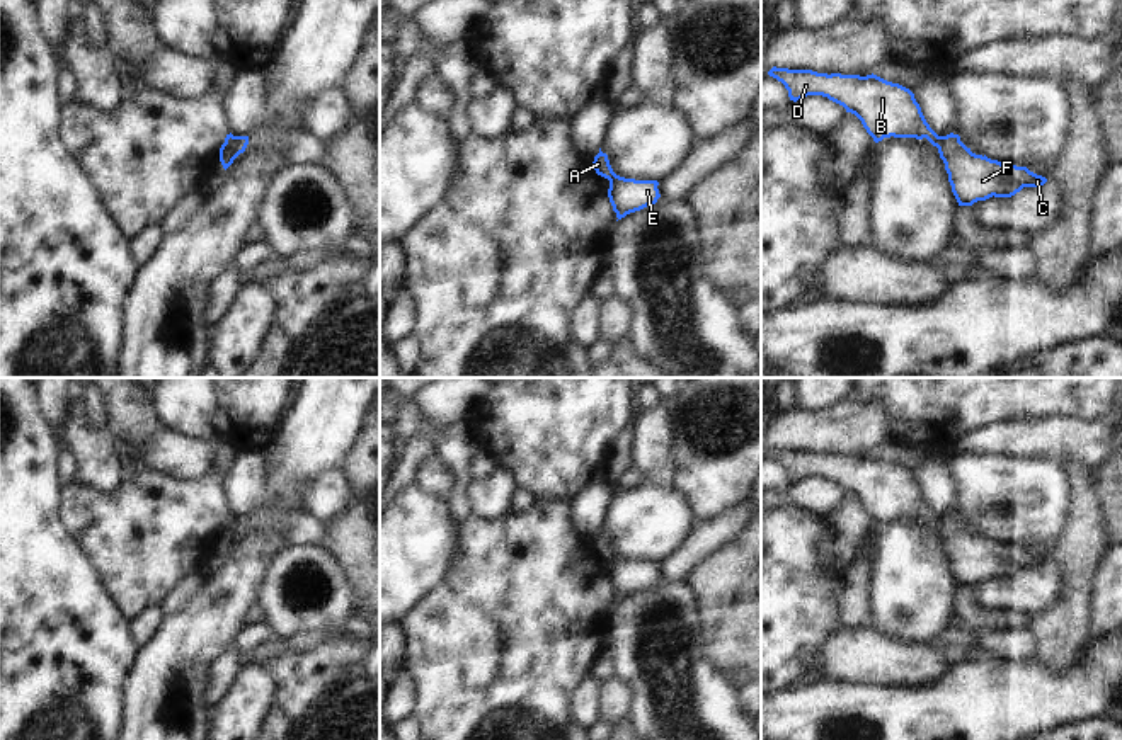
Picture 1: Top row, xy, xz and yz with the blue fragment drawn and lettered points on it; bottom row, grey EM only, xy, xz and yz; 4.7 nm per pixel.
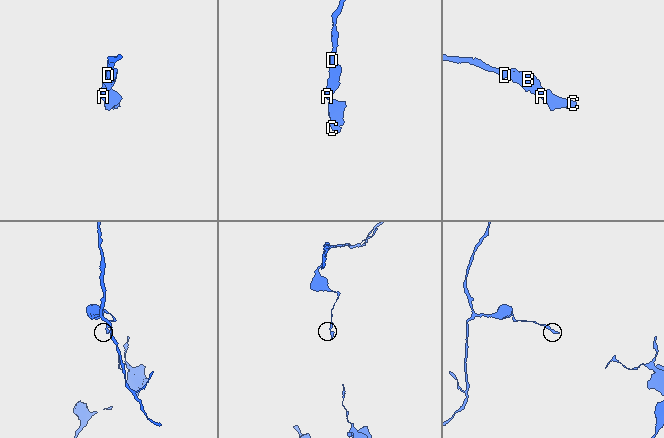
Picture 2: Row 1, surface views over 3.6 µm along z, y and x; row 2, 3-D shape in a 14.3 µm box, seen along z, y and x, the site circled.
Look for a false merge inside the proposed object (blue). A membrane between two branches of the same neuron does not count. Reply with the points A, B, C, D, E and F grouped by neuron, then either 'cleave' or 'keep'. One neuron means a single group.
groups A B D / C E F; cleave

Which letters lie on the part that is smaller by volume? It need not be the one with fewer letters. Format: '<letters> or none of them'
C, E, F

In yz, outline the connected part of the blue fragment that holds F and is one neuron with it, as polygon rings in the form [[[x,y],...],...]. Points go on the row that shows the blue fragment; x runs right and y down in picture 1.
[[[953,133],[940,136],[938,153],[959,206],[972,206],[993,196],[1011,197],[1023,187],[1040,187],[1047,182],[1045,177],[1027,167],[1001,163],[986,155],[972,153]]]

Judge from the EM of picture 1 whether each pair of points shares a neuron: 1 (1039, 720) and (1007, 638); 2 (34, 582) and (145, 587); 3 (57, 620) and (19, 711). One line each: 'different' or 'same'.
1: different
2: different
3: same

